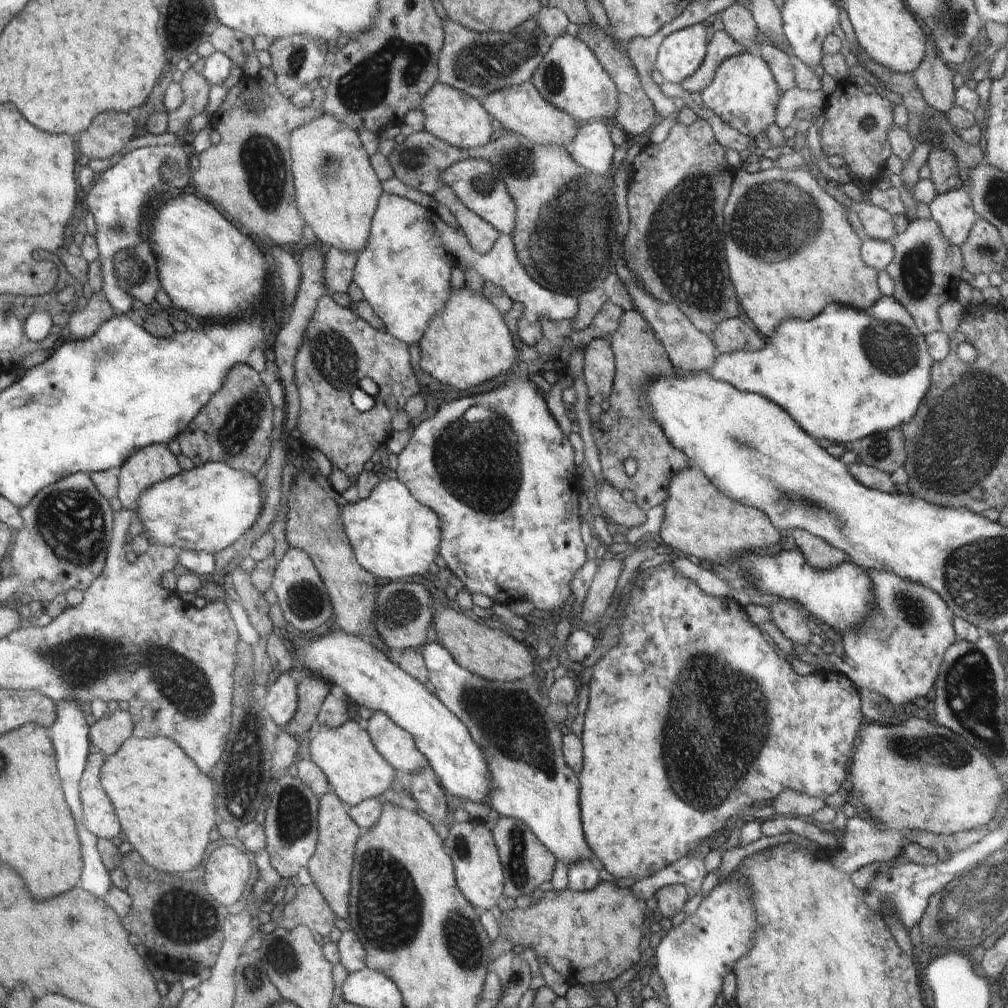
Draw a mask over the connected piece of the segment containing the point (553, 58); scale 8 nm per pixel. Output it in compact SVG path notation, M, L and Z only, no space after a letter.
M568 33L553 40L548 54L530 81L545 100L569 113L580 122L603 121L614 123L620 108L619 93L597 54L579 37Z

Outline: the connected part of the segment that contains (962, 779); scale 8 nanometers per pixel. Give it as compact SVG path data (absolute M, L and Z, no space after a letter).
M912 717L897 725L866 724L864 742L854 748L851 763L852 799L864 802L866 808L872 810L867 816L874 816L874 820L880 816L888 829L920 829L937 835L972 831L994 818L1006 796L1002 775L986 753L948 727L931 724L925 719Z

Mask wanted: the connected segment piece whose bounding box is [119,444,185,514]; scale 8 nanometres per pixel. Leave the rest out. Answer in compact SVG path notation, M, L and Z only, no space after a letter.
M154 444L137 451L121 467L119 499L125 508L137 514L146 490L184 471L178 456L170 450L168 444Z

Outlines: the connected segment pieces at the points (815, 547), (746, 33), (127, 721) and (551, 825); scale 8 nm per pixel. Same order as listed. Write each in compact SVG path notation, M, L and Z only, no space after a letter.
M802 528L794 529L792 538L796 540L794 547L805 553L814 568L832 568L832 566L838 566L842 562L851 560L848 554L842 550L830 546L822 538L818 538L818 536L814 536Z
M734 3L721 12L721 20L724 30L734 38L734 42L750 46L756 40L758 27L749 8Z
M118 708L112 716L96 720L90 729L90 742L107 756L113 755L135 736L135 727L131 711Z
M435 639L428 641L421 648L426 668L428 668L428 685L450 709L466 725L466 728L477 741L477 747L485 753L489 763L490 778L493 780L493 792L486 804L498 814L518 818L530 826L534 836L550 848L554 856L566 866L578 860L592 860L594 855L589 843L585 839L584 822L581 820L581 789L580 778L565 760L560 750L562 734L556 728L556 722L548 713L549 697L546 691L540 691L540 680L537 676L528 676L524 680L512 682L497 682L486 680L459 665L448 652Z

